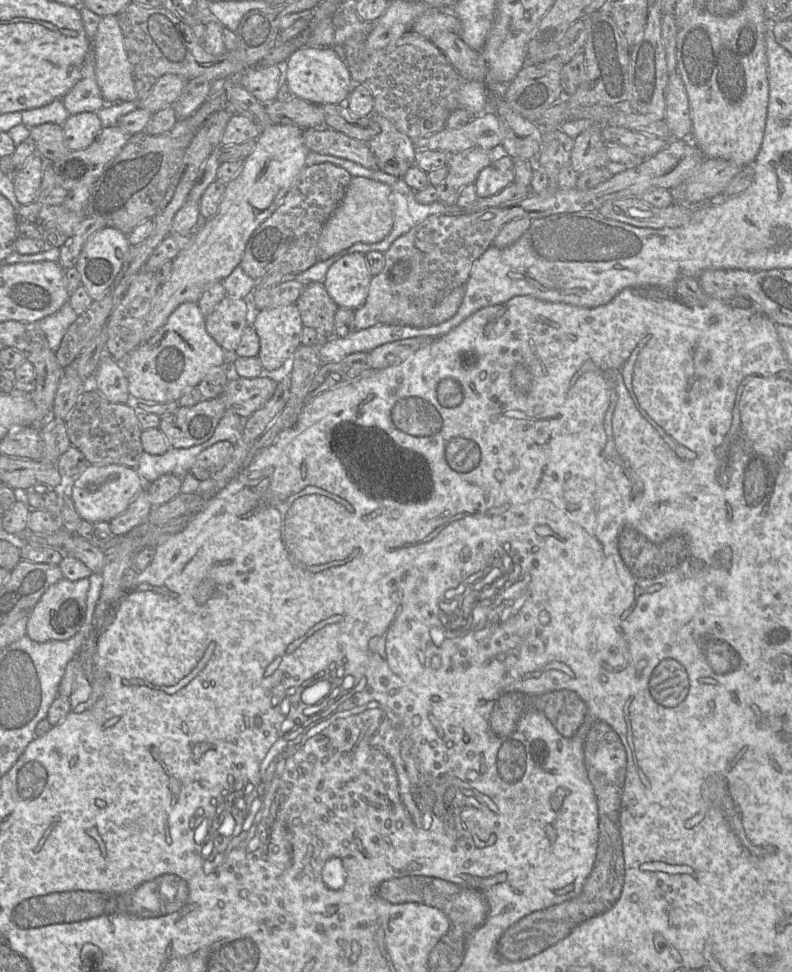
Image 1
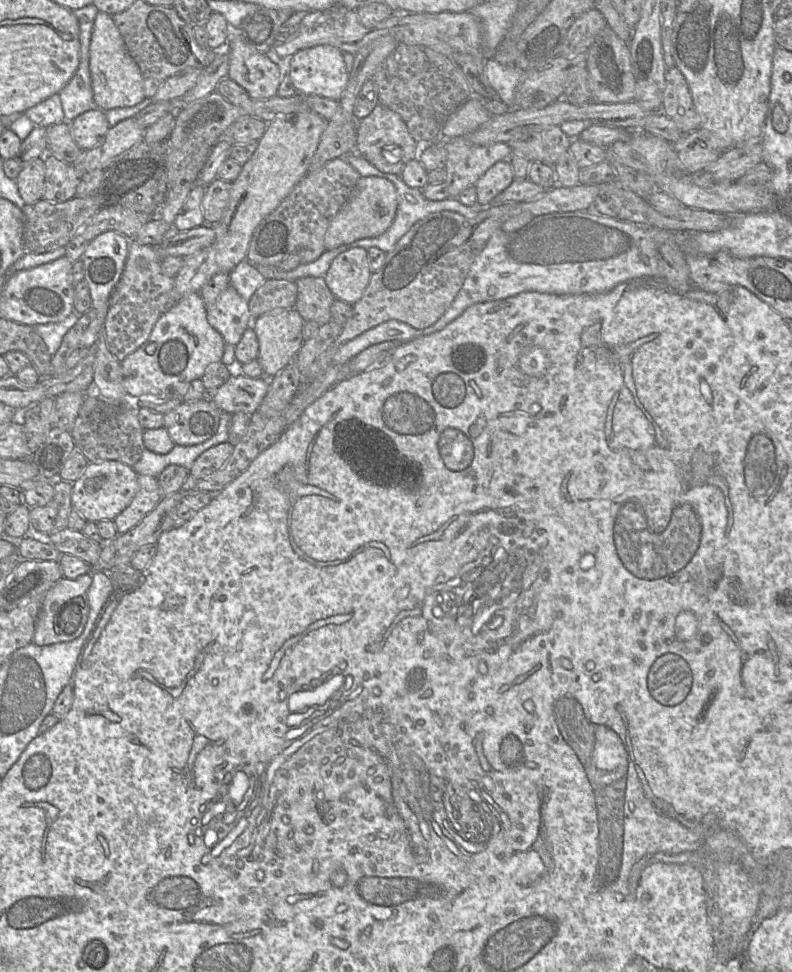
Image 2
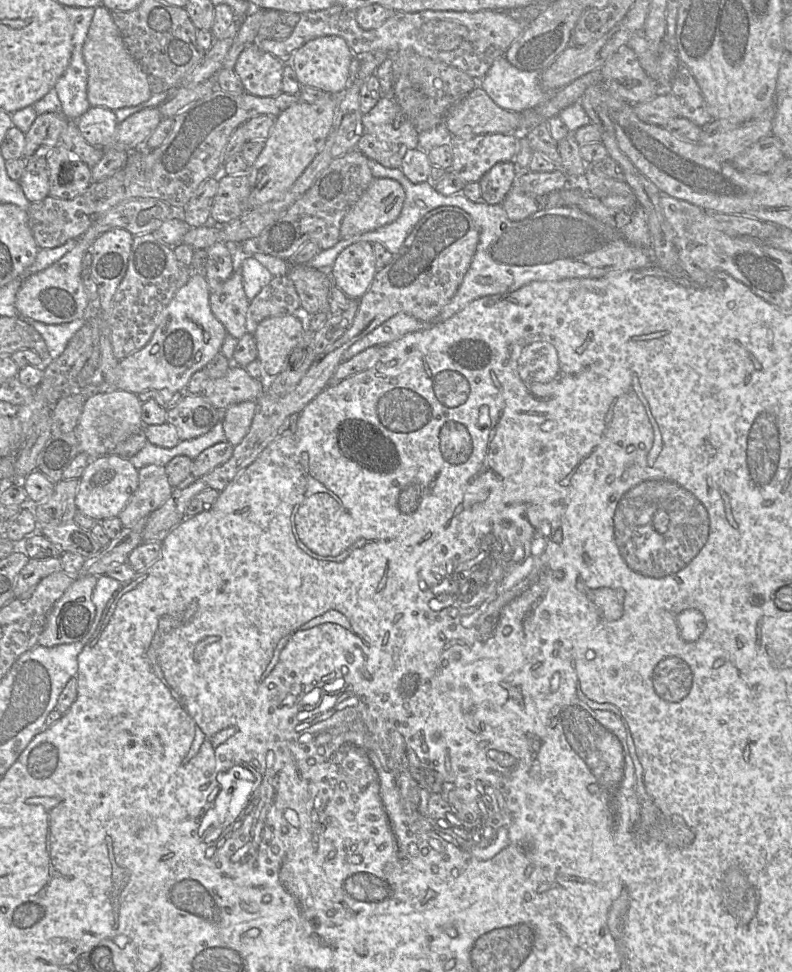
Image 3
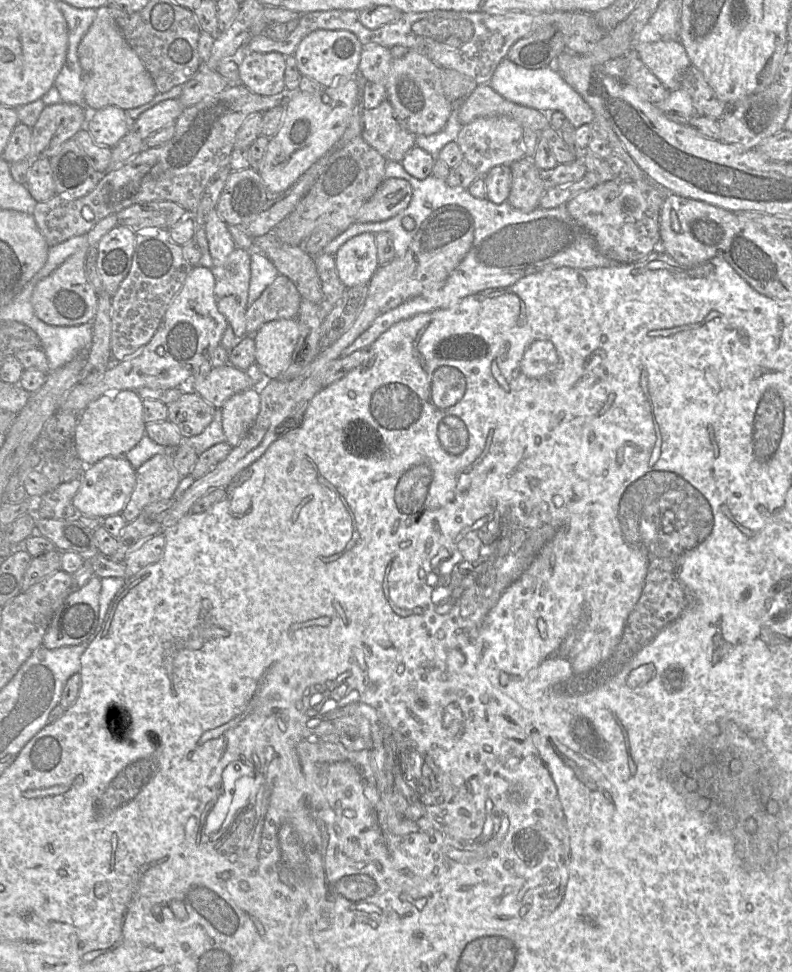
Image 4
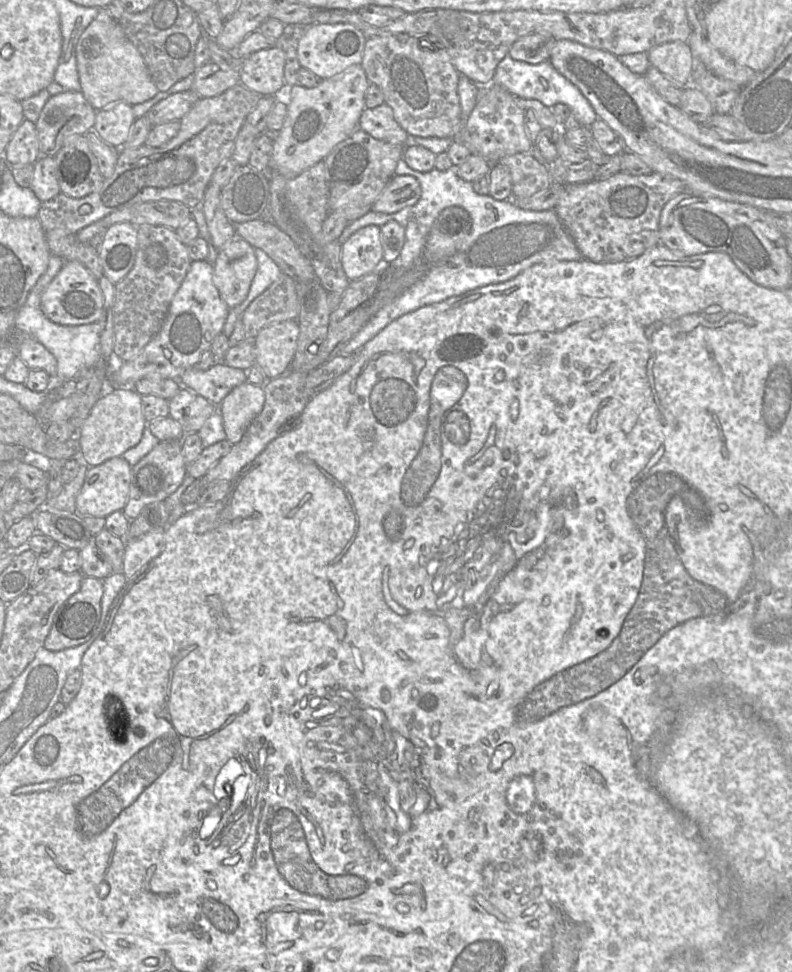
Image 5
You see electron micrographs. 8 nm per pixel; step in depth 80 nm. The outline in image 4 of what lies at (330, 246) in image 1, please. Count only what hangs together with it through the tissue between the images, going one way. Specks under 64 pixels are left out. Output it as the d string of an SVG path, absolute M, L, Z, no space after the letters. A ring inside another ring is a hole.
M400 178L385 179L375 194L361 207L356 222L388 220L406 209L412 199L411 184Z

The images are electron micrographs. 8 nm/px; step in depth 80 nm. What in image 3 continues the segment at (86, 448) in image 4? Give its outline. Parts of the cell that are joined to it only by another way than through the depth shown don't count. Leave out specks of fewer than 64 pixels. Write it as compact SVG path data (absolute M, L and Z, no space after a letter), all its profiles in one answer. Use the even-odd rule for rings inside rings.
M123 390L93 393L86 397L75 433L80 451L97 458L110 453L119 443L143 428L142 402L135 393Z

